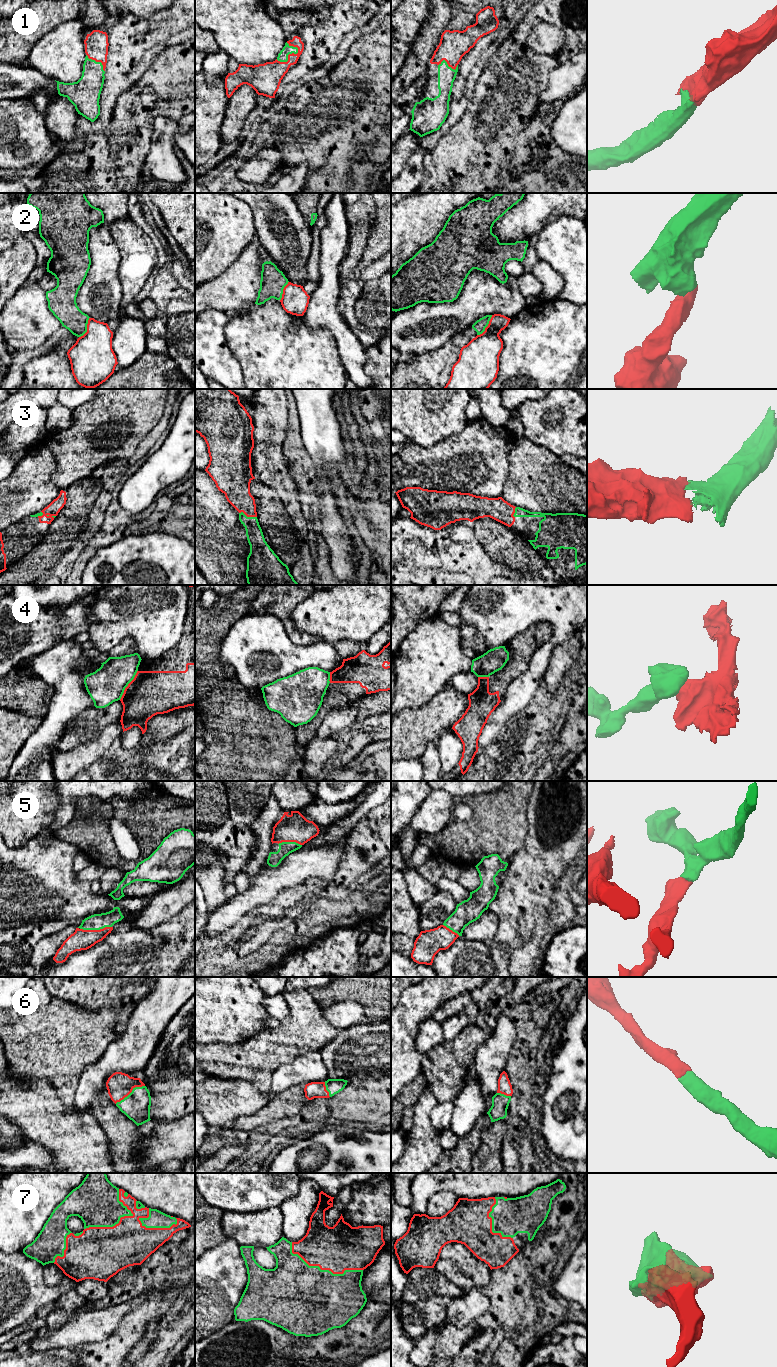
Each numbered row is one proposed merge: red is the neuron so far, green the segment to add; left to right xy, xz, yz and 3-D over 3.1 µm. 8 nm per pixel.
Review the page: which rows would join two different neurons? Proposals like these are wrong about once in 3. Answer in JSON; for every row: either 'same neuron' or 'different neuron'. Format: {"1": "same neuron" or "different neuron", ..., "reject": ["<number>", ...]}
{"1": "same neuron", "2": "different neuron", "3": "same neuron", "4": "different neuron", "5": "same neuron", "6": "same neuron", "7": "same neuron", "reject": ["2", "4"]}

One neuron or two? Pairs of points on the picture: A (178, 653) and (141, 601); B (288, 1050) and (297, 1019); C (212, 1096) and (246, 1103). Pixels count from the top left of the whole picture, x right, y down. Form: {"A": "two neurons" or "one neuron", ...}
{"A": "two neurons", "B": "one neuron", "C": "one neuron"}

